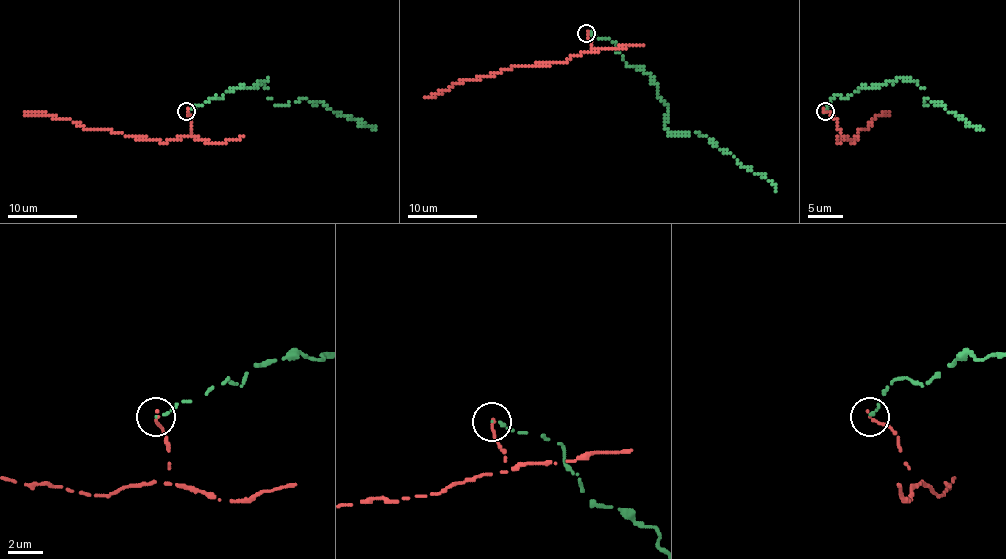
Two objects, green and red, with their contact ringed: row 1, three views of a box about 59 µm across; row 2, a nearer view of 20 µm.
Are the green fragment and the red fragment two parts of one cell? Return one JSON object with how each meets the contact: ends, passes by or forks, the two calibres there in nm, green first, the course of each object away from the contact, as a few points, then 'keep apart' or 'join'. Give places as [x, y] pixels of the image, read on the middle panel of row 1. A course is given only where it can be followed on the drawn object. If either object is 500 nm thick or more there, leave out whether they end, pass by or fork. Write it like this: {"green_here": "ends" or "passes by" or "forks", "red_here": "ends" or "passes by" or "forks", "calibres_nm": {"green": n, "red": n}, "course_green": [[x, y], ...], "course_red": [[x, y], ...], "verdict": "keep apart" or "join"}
{"green_here": "ends", "red_here": "ends", "calibres_nm": {"green": 170, "red": 190}, "course_green": [[587, 32], [615, 43], [625, 63], [653, 77], [668, 110], [668, 133], [703, 134], [769, 180], [774, 192]], "course_red": [[587, 32], [594, 51], [577, 55], [564, 62], [512, 67], [495, 76], [459, 81], [448, 89], [424, 96]], "verdict": "keep apart"}

